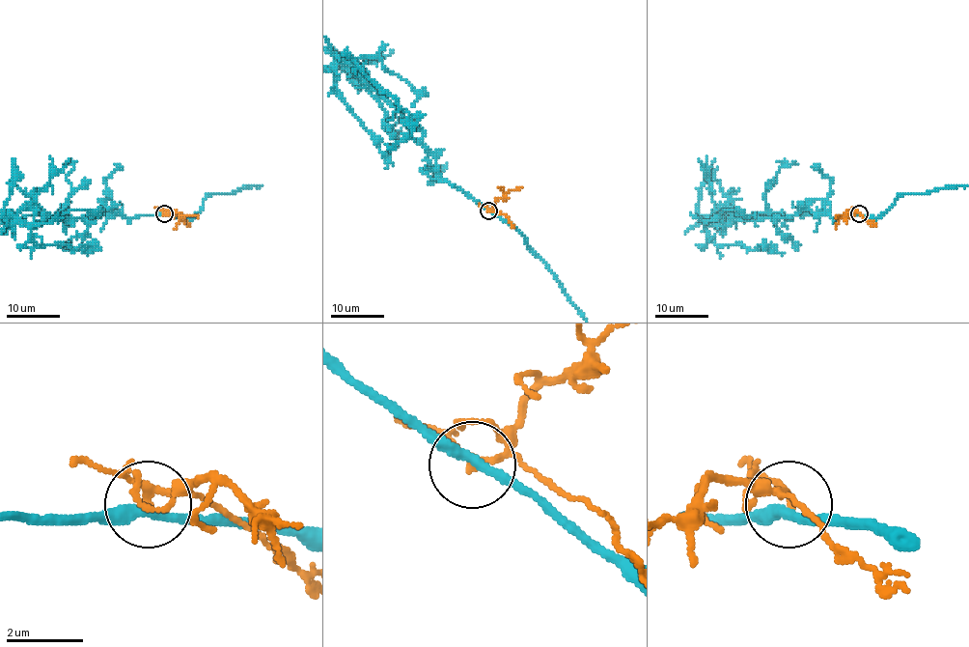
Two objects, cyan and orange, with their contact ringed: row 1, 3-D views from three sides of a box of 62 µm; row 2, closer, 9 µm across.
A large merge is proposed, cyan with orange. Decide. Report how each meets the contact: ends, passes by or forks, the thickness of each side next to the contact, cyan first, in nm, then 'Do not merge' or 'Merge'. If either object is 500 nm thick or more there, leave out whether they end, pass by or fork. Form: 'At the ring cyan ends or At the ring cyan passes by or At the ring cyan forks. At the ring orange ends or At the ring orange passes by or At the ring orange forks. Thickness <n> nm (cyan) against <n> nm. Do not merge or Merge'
At the ring cyan passes by. At the ring orange passes by. Thickness 280 nm (cyan) against 170 nm. Do not merge

